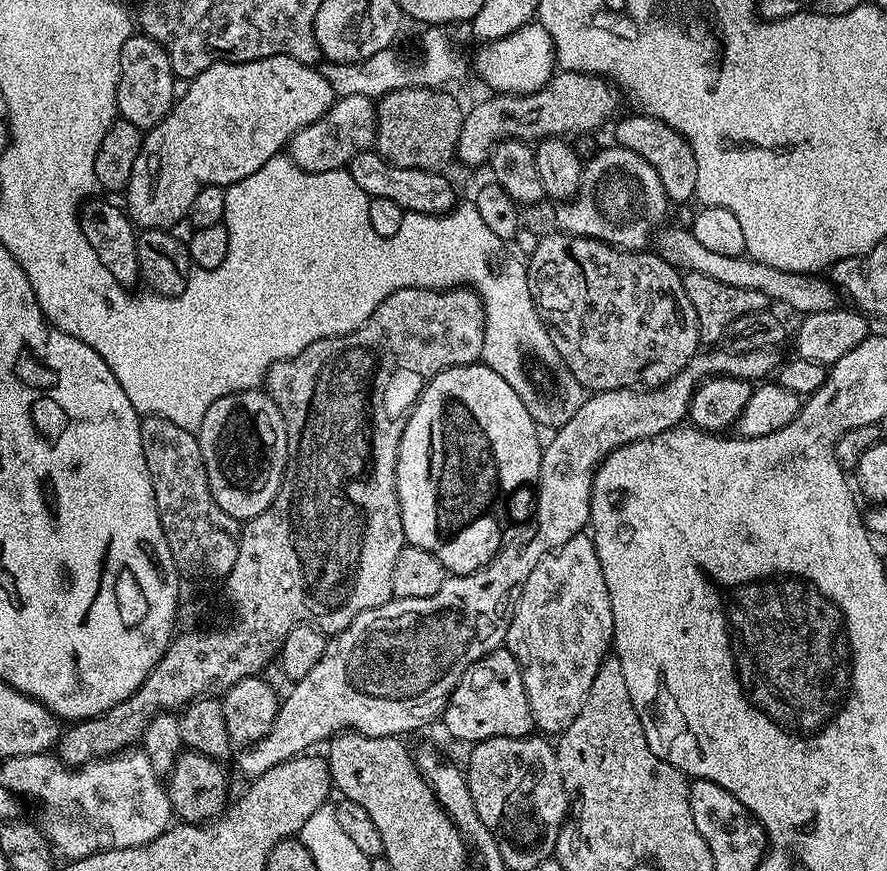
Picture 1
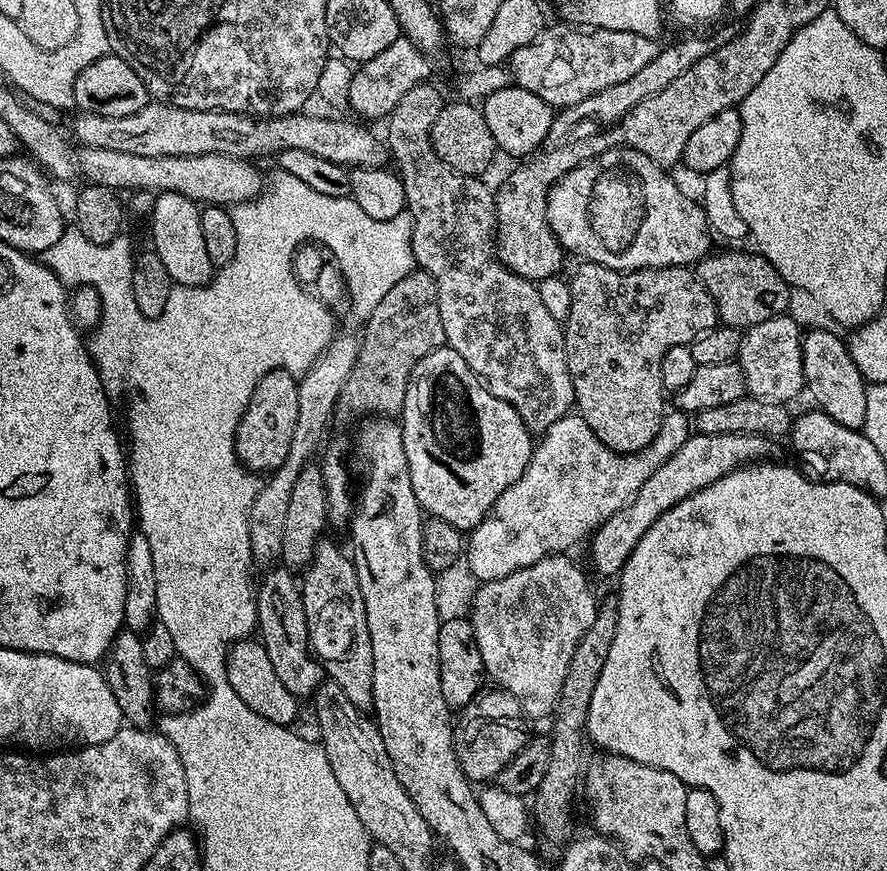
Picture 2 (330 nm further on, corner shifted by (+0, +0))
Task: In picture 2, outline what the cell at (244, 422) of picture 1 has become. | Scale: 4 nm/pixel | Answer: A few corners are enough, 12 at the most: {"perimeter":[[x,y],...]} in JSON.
{"perimeter":[[260,379],[238,422],[249,472],[275,472],[298,426],[298,380]]}

